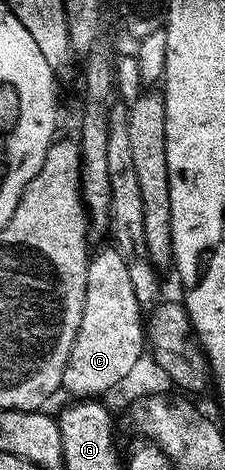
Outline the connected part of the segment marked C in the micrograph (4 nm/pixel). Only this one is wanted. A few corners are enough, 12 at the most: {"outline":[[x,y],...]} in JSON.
{"outline":[[114,245],[89,256],[61,390],[102,397],[147,350]]}

